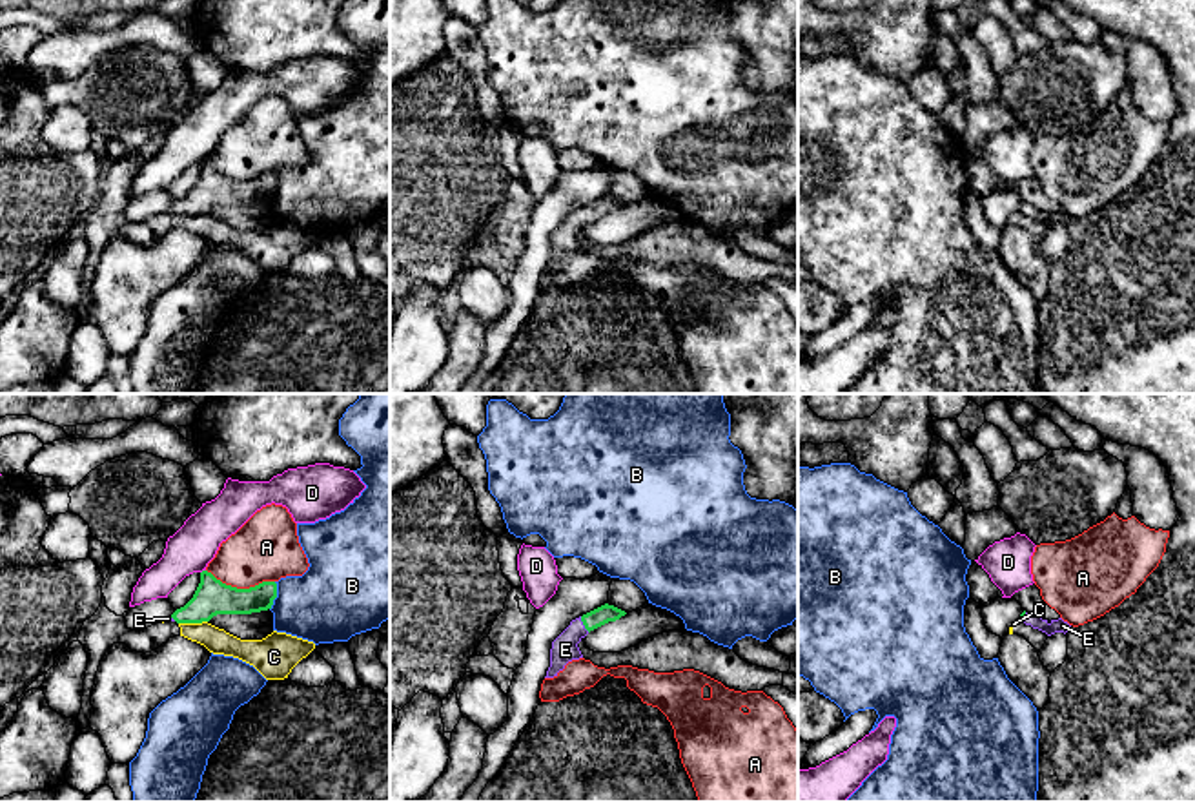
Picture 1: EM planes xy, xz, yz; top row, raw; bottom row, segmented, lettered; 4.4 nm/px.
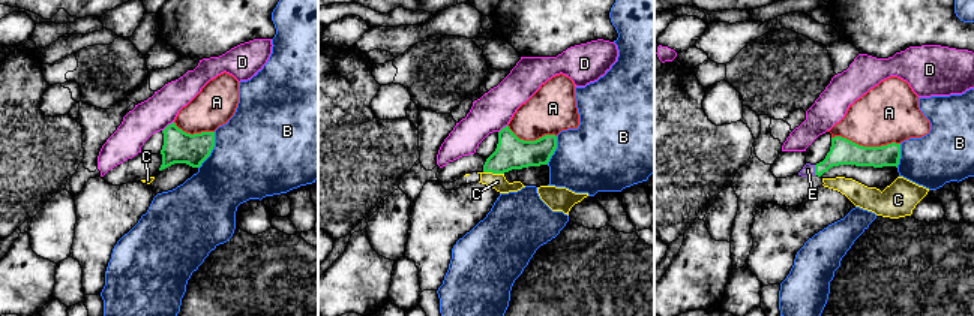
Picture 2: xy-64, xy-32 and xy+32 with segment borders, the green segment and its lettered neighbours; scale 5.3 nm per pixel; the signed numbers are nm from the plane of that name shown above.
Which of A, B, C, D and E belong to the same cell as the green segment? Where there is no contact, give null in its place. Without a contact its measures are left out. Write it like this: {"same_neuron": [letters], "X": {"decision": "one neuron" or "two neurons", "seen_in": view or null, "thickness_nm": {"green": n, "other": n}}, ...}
{"same_neuron": ["E"], "A": {"decision": "two neurons", "seen_in": "xy", "thickness_nm": {"green": 160, "other": 300}}, "B": {"decision": "two neurons", "seen_in": "xy", "thickness_nm": {"green": 140, "other": 360}}, "C": {"decision": "two neurons", "seen_in": "xy", "thickness_nm": {"green": 160, "other": 110}}, "D": {"decision": "two neurons", "seen_in": "xy", "thickness_nm": {"green": 160, "other": 200}}, "E": {"decision": "one neuron", "seen_in": "xz", "thickness_nm": {"green": 80, "other": 120}}}

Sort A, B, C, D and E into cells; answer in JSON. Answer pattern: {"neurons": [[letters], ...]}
{"neurons": [["A"], ["B"], ["C"], ["D"], ["E"]]}

